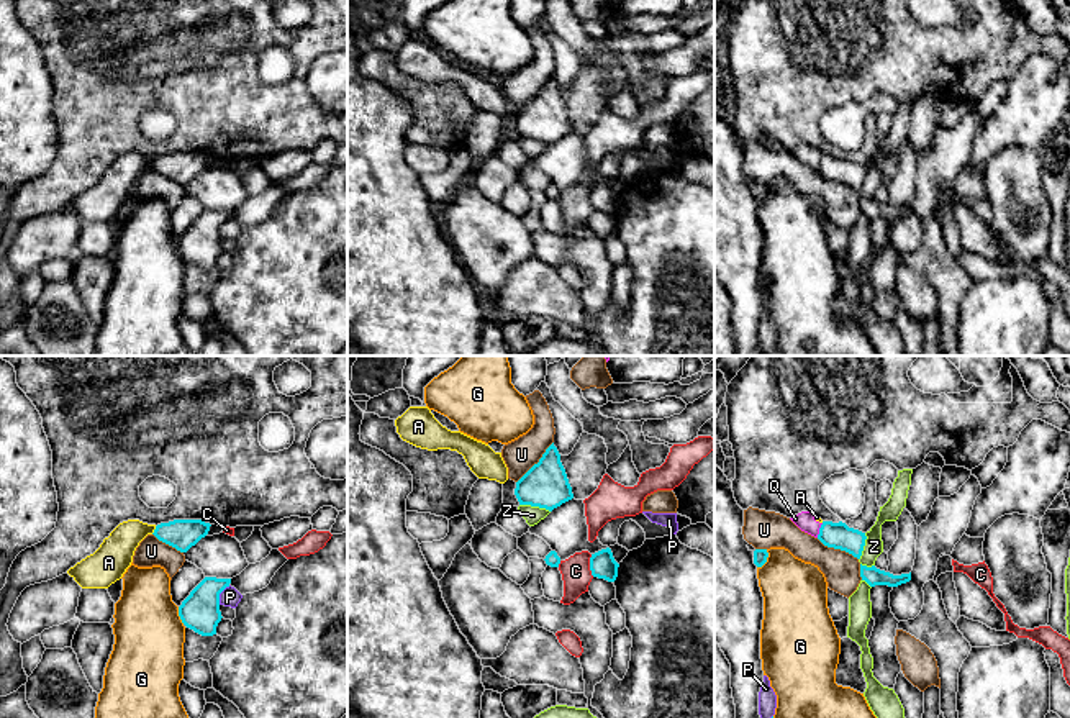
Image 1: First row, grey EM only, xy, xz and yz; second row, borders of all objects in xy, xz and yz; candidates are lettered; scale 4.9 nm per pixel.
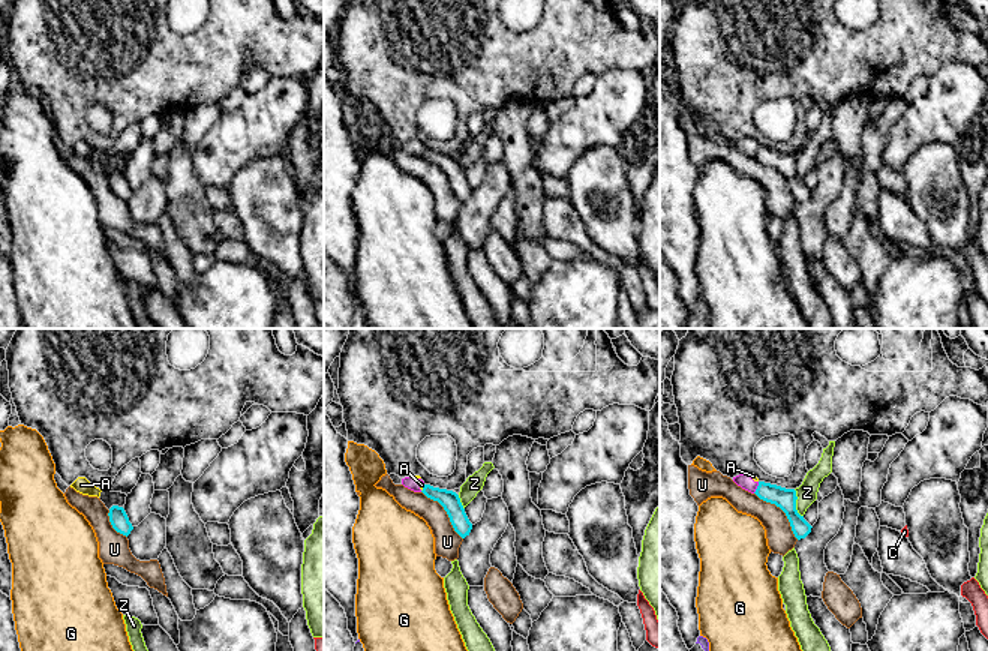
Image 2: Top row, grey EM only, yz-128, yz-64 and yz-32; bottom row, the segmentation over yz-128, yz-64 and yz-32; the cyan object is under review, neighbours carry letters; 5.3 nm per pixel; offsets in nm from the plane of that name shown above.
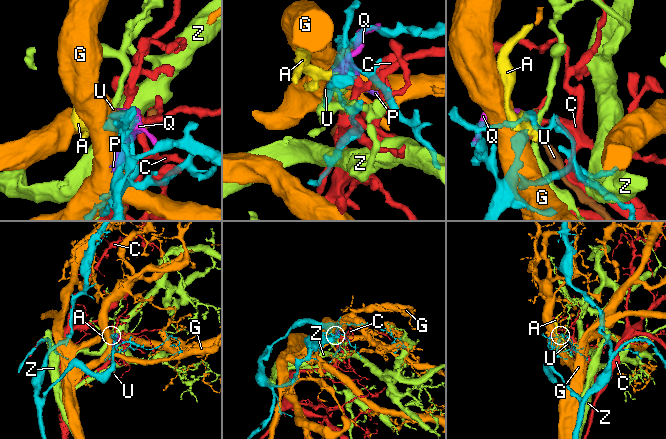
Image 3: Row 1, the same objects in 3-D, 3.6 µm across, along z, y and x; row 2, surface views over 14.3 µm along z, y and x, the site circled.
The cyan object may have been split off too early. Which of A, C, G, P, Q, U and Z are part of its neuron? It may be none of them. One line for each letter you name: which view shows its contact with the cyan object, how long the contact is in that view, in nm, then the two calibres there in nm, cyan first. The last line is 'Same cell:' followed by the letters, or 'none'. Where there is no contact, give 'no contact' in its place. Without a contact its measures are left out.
Same cell: none

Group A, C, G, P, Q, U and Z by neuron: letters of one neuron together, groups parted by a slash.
A P Q / C / G / U / Z

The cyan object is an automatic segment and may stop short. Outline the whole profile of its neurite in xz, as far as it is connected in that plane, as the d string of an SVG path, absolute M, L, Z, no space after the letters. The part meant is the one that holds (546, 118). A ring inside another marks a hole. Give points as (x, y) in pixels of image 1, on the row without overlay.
M554 75L546 82L539 95L516 115L515 128L519 138L539 139L549 144L574 131Z

